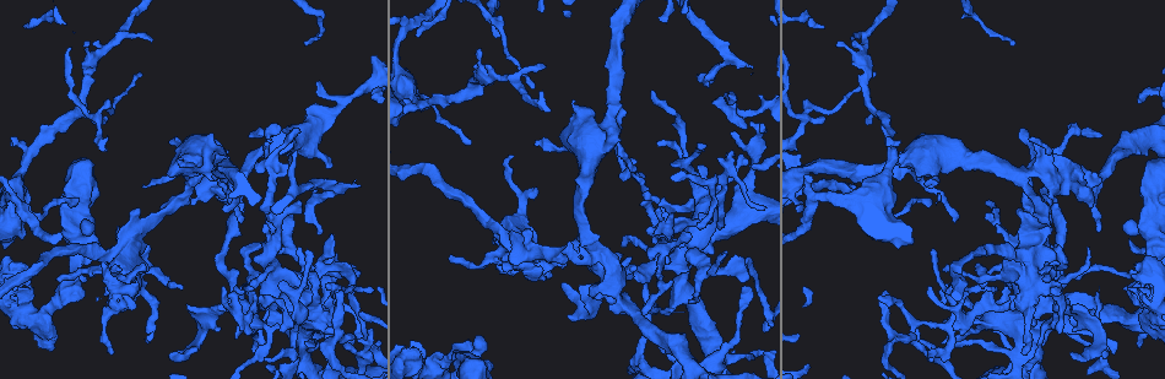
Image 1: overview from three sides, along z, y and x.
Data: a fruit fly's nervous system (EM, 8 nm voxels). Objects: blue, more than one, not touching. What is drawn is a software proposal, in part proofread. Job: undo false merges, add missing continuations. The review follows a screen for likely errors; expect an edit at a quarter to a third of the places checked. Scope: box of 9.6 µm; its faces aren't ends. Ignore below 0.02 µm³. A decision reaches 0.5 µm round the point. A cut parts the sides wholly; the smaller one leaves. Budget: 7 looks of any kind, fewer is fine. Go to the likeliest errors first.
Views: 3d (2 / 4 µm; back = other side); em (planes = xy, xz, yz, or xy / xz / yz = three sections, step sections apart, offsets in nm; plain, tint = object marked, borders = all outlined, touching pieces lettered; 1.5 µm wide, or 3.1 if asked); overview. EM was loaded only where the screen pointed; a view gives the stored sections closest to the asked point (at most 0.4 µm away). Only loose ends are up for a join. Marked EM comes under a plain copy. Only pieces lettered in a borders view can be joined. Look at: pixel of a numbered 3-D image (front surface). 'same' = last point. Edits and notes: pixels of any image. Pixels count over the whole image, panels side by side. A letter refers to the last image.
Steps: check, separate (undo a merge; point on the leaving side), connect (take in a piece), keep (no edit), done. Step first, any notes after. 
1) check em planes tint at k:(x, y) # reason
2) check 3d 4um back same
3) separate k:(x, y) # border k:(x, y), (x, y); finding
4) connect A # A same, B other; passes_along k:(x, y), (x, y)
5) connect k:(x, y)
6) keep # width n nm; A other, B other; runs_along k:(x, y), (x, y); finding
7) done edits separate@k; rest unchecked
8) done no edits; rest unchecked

check 3d 2um at 1:(853, 187) # branch stops here

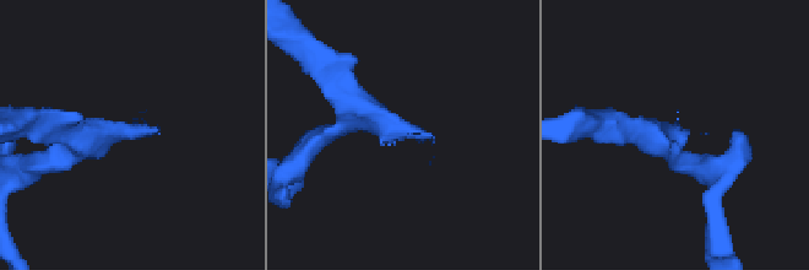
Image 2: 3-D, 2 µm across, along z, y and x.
check em planes borders at 2:(684, 135)

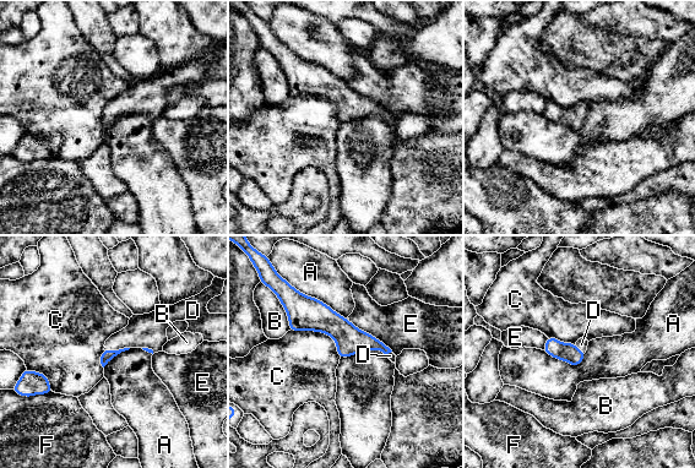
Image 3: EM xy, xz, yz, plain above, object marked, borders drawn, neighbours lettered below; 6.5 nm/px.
connect D # longest_contact A 440 nm; A other, B other, C other, D same, E other, F other; passes_along 3:(107, 355), (117, 350), (148, 331); it goes on there

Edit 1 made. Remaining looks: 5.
check overview

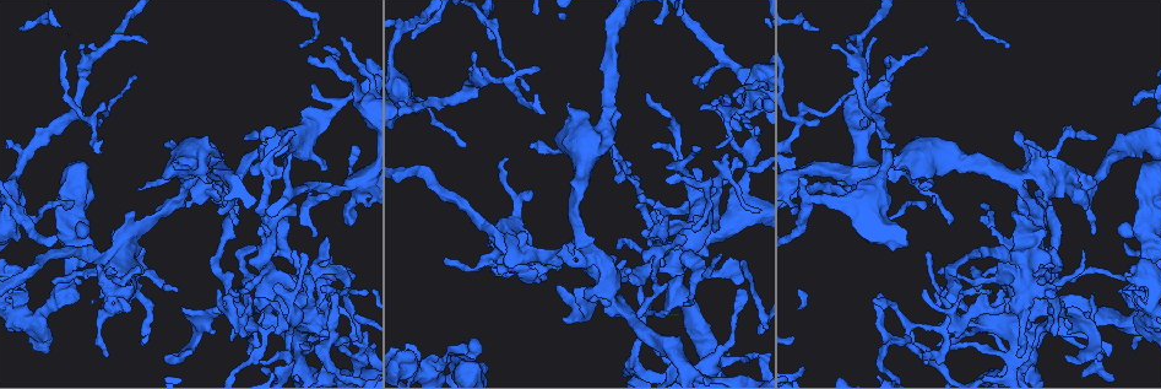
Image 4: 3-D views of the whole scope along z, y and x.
check em yz step 8 tint at 4:(910, 348) # abrupt turn

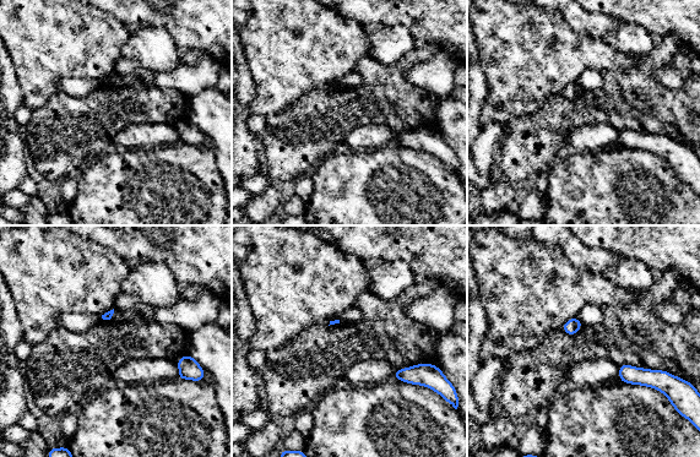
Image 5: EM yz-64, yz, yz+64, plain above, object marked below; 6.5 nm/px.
check em planes borders same

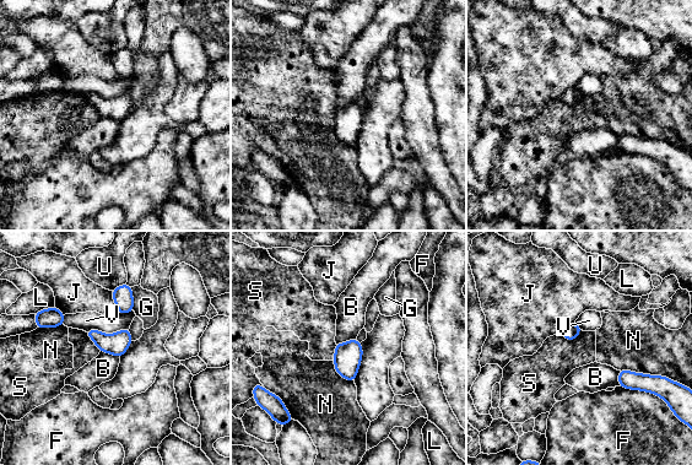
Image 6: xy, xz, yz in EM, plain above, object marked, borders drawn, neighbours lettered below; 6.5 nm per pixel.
keep # width 150 nm; B other, F other, G other, J other, L other, N other, S other, U other, V other; border 6:(356, 338), (335, 342); one cell here

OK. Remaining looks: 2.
done edits connect@3; rest unchecked

